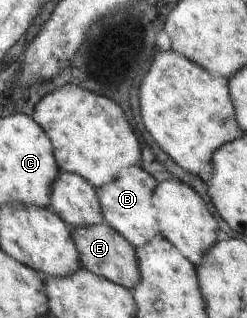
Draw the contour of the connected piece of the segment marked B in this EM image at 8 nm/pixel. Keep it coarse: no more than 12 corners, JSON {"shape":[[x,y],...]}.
{"shape":[[140,166],[95,190],[105,224],[132,247],[163,238],[157,181]]}

